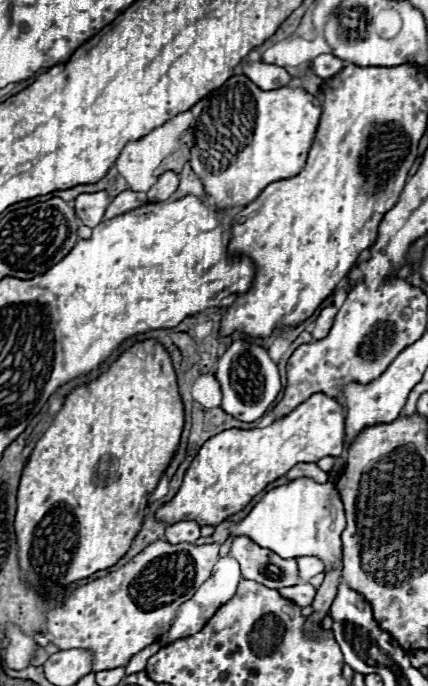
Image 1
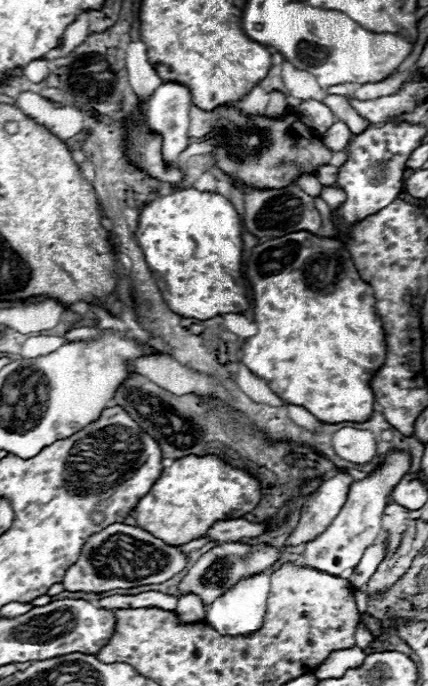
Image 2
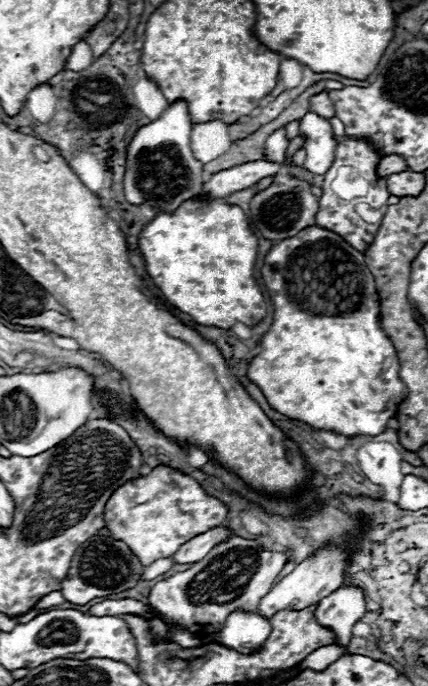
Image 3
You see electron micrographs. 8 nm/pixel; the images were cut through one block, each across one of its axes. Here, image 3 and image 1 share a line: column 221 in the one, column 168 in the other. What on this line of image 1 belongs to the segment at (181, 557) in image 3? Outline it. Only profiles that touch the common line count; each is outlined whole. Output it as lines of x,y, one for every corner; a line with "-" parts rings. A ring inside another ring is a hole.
182,520
166,528
164,540
168,544
182,544
182,542
194,542
200,538
200,526
194,520

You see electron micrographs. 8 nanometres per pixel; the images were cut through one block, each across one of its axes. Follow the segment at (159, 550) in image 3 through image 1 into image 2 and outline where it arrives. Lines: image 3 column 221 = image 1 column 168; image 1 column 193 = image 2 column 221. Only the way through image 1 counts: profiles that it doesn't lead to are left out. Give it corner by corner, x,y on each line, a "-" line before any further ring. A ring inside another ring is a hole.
188,456
188,458
174,460
168,468
162,470
156,484
132,510
132,516
136,518
136,526
140,526
142,530
148,530
150,534
156,534
156,538
160,538
162,542
168,542
168,546
182,546
204,536
208,528
218,520
240,518
246,512
252,512
258,502
260,502
260,484
244,470
232,468
222,460
218,460
216,456
202,456
202,458

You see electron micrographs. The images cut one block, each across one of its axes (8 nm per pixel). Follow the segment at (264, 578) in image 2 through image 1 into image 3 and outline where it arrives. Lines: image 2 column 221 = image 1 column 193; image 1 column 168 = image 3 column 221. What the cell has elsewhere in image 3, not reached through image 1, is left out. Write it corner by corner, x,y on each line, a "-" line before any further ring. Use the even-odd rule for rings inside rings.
230,612
222,630
214,634
214,638
240,654
256,652
270,634
270,622
260,612

